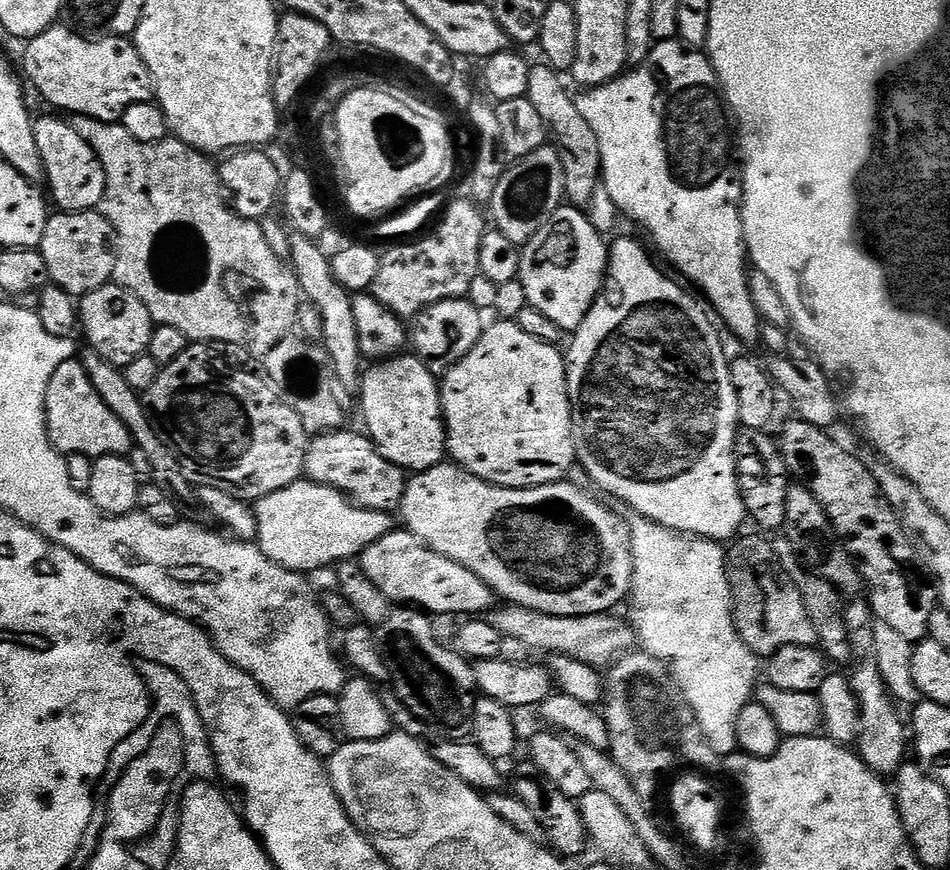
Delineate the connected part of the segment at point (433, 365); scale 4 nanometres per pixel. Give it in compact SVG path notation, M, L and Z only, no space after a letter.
M466 298L459 300L443 300L434 302L422 309L410 324L410 348L416 356L428 365L429 370L435 374L443 374L453 368L478 342L486 327L481 309Z

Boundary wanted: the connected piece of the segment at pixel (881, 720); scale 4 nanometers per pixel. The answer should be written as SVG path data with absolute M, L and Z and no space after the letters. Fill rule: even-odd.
M865 597L852 601L845 607L844 624L847 626L848 641L855 656L856 669L850 672L850 683L860 703L860 739L858 755L864 759L864 765L881 778L895 777L906 763L910 752L910 732L906 720L900 717L901 709L897 701L888 692L886 682L882 678L882 670L878 670L876 647L874 646L874 617L872 607ZM860 659L860 661L858 661Z

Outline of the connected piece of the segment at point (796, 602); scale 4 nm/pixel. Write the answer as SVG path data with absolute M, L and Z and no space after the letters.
M741 535L731 545L733 548L729 547L726 552L728 584L732 587L732 615L736 618L738 634L744 639L746 646L750 646L750 650L760 658L770 657L786 646L813 647L817 643L816 631L808 617L802 594L788 579L787 574L780 569L780 563L776 561L776 552L771 543L767 539L764 541L763 535L743 536Z

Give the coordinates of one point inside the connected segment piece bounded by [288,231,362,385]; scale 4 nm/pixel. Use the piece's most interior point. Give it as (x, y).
(313, 268)

